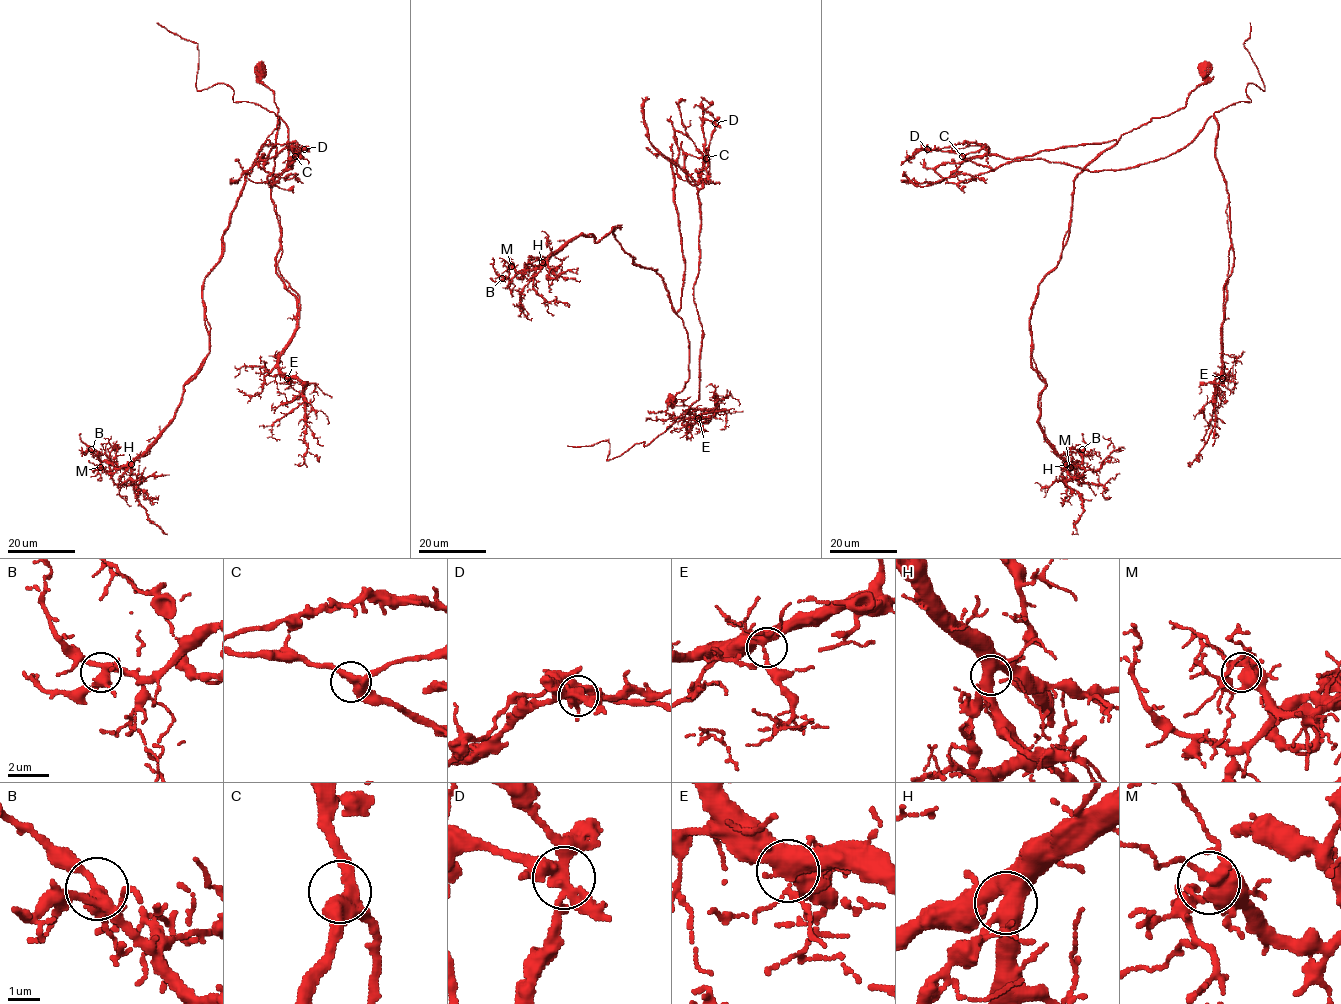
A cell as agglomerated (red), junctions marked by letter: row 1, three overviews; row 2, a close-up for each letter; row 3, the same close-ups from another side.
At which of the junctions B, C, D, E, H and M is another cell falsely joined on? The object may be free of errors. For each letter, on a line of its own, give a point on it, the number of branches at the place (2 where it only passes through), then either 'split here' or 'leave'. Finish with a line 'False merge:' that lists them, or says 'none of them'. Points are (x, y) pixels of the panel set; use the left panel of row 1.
B: at (91, 449); 5 branches meet; leave
C: at (295, 156); 3 branches meet; leave
D: at (304, 149); 5 branches meet; split here
E: at (287, 378); 5 branches meet; leave
H: at (131, 464); 5 branches meet; leave
M: at (100, 467); 5 branches meet; leave
False merge: D

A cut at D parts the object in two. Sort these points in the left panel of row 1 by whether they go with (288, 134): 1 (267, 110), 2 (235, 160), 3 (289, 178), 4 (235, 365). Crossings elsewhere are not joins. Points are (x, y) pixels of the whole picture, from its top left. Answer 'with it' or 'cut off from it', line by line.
1: with it
2: with it
3: cut off from it
4: with it

